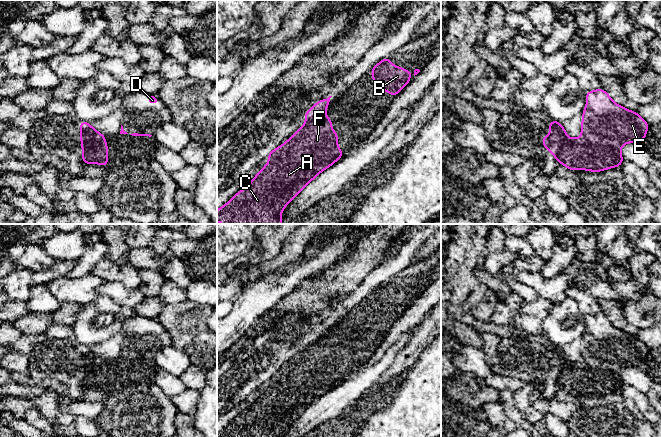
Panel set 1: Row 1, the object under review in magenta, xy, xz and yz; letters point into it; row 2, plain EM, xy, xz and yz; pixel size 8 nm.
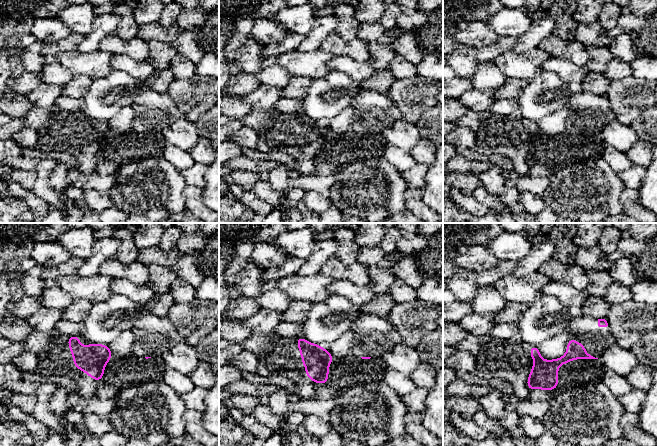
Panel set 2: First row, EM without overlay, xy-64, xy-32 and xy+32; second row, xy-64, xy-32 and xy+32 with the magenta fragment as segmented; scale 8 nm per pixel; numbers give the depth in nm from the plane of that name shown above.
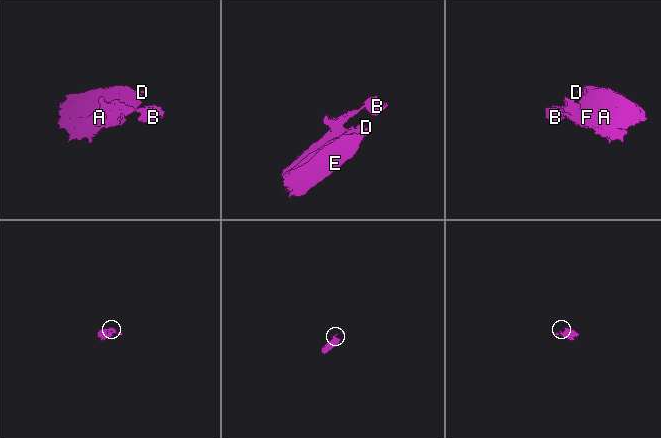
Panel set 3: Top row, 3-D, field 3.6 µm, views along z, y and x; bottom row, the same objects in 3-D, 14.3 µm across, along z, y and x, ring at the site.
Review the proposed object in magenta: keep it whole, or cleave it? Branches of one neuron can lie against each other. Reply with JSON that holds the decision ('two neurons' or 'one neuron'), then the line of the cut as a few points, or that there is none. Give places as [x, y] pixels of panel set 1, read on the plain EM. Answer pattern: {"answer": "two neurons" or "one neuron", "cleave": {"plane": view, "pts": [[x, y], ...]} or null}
{"answer": "one neuron", "cleave": null}

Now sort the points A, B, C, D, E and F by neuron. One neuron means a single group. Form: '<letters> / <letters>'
A B C D E F

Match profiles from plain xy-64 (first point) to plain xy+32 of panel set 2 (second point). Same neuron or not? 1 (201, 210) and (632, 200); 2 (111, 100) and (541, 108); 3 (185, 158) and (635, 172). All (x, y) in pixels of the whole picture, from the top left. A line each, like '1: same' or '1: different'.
1: same
2: same
3: different

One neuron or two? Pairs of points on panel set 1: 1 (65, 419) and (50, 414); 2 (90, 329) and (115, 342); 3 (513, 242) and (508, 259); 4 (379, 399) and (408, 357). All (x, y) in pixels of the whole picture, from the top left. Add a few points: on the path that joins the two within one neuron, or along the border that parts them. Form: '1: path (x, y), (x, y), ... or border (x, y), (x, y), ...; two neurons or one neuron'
1: path (61, 419), (54, 414); one neuron
2: border (120, 330), (105, 340), (89, 345); two neurons
3: border (506, 249), (515, 252), (518, 256); two neurons
4: border (390, 381), (370, 394); two neurons

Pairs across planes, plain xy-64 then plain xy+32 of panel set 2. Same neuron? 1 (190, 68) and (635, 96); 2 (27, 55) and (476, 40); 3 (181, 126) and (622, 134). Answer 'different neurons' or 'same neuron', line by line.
1: different neurons
2: different neurons
3: same neuron

